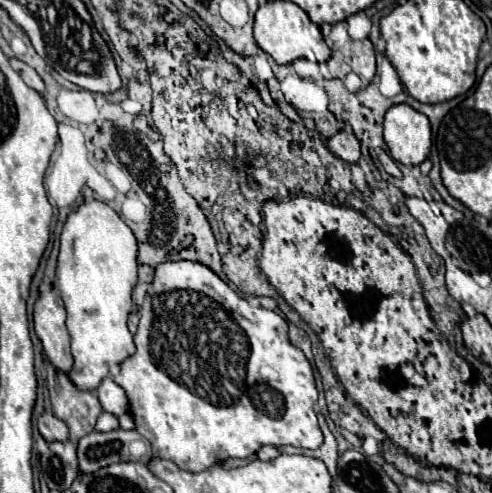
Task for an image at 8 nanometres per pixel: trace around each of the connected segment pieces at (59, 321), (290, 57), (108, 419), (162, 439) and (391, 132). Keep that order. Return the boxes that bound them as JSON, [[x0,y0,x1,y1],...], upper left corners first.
[[34,291,72,375],[254,1,332,65],[96,411,120,431],[114,261,324,471],[384,105,432,165]]

